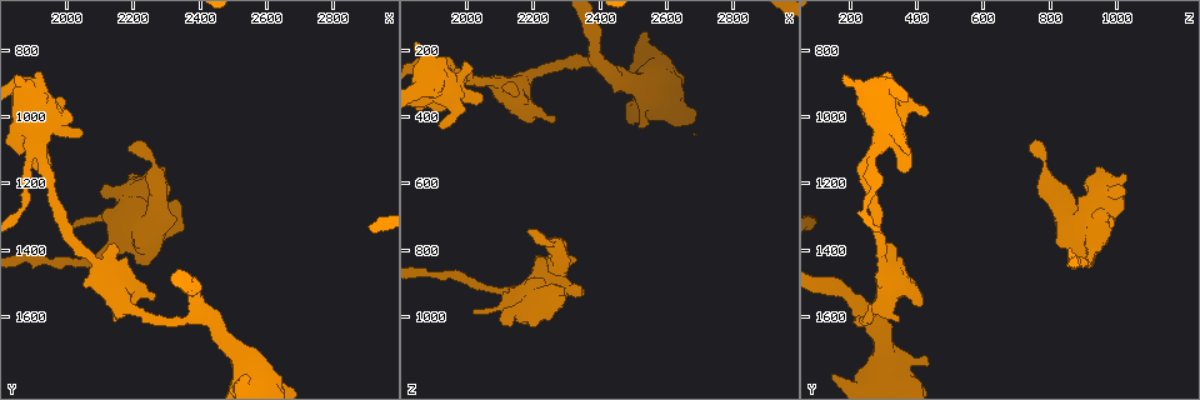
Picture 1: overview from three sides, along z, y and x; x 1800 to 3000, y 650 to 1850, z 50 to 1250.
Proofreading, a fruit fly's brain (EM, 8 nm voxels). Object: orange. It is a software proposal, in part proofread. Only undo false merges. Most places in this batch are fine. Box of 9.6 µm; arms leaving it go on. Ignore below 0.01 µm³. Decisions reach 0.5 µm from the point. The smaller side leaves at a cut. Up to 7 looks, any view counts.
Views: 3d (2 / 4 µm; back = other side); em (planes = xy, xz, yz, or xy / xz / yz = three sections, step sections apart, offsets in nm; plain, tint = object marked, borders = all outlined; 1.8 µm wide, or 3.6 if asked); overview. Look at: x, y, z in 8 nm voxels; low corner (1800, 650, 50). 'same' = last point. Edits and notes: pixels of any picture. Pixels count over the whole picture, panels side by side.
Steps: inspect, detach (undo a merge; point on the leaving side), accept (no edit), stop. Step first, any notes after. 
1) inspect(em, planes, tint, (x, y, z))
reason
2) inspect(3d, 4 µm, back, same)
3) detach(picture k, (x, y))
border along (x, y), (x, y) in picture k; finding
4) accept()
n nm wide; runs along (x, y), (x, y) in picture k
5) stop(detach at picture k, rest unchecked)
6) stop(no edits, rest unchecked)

inspect(em, yz, step 16, tint, (2410, 1610, 250))
sharp bend

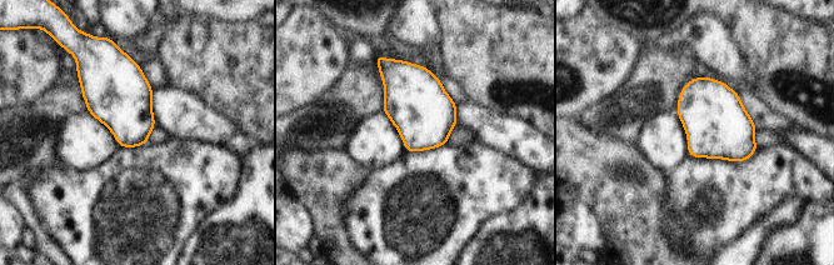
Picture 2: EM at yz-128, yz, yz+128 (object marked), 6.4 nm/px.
accept()
continuous, no second cell

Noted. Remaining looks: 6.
inspect(3d, 4 µm, (2550, 1770, 300))
calibre changes

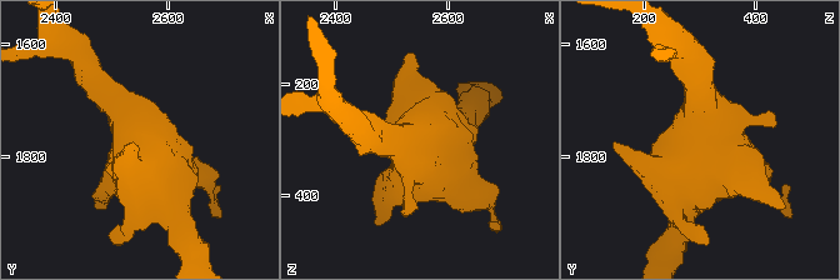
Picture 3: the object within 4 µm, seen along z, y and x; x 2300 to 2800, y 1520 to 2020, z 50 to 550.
inspect(em, planes, tint, (2545, 1770, 305))

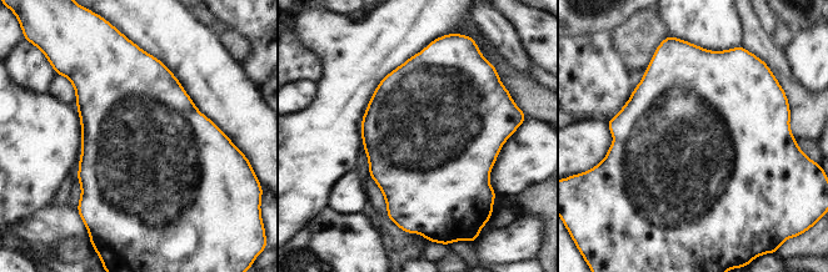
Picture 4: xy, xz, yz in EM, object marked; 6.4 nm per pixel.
accept()
continuous, no second cell

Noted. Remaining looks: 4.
inspect(em, 3.6 µm, planes, tint, (2150, 1510, 340))
looks like a crossing

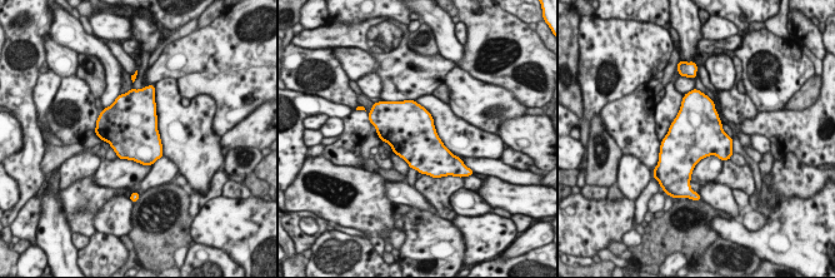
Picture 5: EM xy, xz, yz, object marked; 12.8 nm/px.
accept()
650 nm wide; continuous, no second cell

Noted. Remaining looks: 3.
stop(no edits, rest unchecked)

